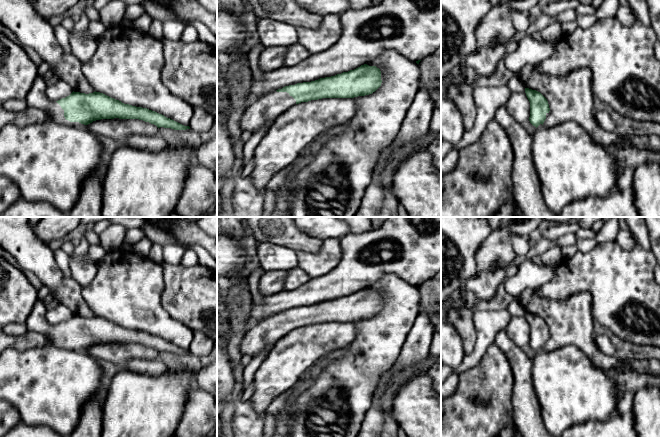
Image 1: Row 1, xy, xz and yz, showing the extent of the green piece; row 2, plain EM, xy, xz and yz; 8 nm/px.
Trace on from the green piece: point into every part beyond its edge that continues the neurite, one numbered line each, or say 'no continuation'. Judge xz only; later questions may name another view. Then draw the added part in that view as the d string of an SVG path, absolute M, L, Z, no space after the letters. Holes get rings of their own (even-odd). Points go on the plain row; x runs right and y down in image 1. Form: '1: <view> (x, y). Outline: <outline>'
1: xz (268, 331). Outline: M273 314L264 317L244 335L240 353L256 357L295 328L296 324L287 316Z

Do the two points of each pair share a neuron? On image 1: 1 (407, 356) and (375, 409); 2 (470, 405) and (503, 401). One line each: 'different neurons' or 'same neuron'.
1: same neuron
2: same neuron

